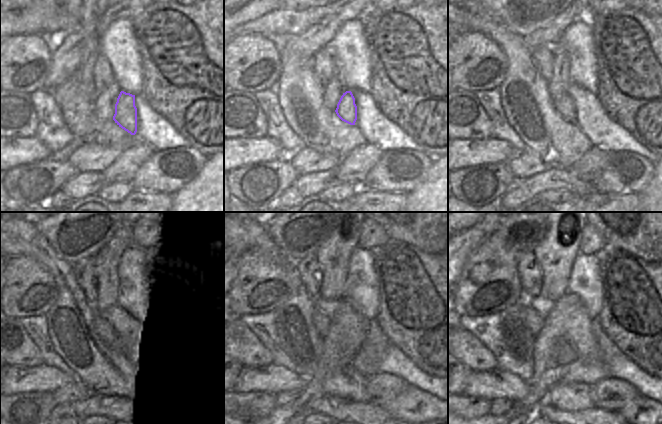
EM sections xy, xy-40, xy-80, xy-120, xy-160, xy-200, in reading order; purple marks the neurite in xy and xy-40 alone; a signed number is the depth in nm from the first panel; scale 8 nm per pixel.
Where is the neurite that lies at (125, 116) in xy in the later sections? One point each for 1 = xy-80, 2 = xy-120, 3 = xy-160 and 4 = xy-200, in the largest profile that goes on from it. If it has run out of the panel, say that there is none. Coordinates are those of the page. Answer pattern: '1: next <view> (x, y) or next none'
1: next xy-80 (564, 104)
2: next xy-120 (106, 334)
3: next xy-160 (321, 322)
4: next xy-200 (534, 322)

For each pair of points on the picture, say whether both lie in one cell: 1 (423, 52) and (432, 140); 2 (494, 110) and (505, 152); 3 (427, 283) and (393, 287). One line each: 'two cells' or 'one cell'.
1: one cell
2: two cells
3: one cell

